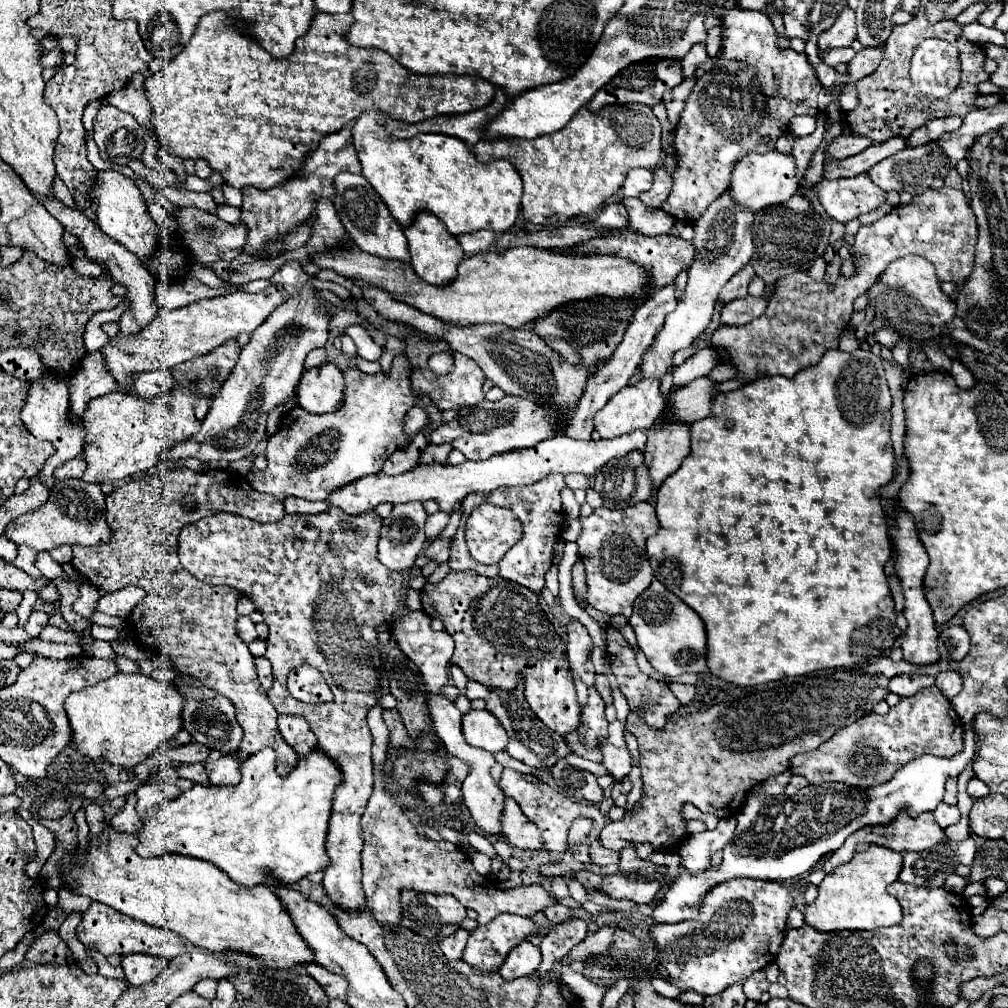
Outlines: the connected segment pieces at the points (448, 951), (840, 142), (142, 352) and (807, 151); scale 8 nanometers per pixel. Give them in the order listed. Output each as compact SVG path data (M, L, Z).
M458 928L456 934L442 938L438 946L440 946L440 950L444 952L444 956L448 960L460 960L462 958L462 950L466 946L466 940L468 940L468 930Z
M848 134L848 136L838 136L826 152L826 160L842 160L854 154L860 154L862 150L866 150L868 146L872 146L870 138L862 138L856 134Z
M272 284L258 294L234 292L222 298L198 300L176 310L160 308L154 314L152 322L144 326L138 334L124 336L118 332L108 340L106 346L100 348L104 354L104 368L114 376L118 390L130 392L134 374L152 372L164 366L172 368L196 356L208 354L210 350L218 348L222 342L236 338L240 332L252 334L268 318L268 314L276 306L280 306L280 302L284 302L282 290L276 284Z
M824 111L817 115L816 129L814 134L810 134L810 136L804 136L804 138L796 138L796 140L794 140L792 156L794 156L796 164L798 164L798 176L804 176L804 172L806 172L806 166L808 166L808 162L810 162L812 154L816 152L818 144L822 142L822 134L824 134L826 131L824 127L825 122L826 112Z

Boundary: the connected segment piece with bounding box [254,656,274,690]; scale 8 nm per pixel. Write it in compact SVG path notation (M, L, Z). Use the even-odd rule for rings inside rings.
M260 656L260 658L256 658L254 660L256 662L256 670L258 670L258 678L260 678L260 684L264 686L264 690L270 690L270 686L272 686L272 668L270 668L270 662L264 658L264 656Z

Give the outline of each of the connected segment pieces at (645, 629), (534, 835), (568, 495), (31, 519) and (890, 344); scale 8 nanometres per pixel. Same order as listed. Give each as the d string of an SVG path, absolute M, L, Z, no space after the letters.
M654 580L640 598L634 602L634 612L630 616L630 626L636 634L638 646L648 658L648 662L664 676L678 676L684 672L706 672L706 634L700 616L666 590L658 580Z
M512 798L506 800L504 838L510 846L522 848L522 850L542 850L544 846L544 838L540 830L524 816L520 806L516 806Z
M564 488L561 492L562 510L565 518L577 519L580 516L581 506L575 500L574 492Z
M70 480L70 482L56 482L56 486L50 490L50 498L46 506L32 514L24 514L24 518L16 518L12 526L6 530L6 538L20 544L26 544L34 550L52 550L62 544L74 546L94 546L108 542L112 538L112 528L106 522L106 504L104 494L100 486L84 484L82 480Z
M880 328L880 330L876 330L874 340L876 340L880 346L884 346L884 348L890 348L890 350L892 350L892 348L900 342L900 334L898 334L898 332L894 332L892 328Z

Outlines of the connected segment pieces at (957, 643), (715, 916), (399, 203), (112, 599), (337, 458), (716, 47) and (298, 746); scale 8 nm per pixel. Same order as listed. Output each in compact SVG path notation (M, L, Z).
M964 626L944 628L938 636L938 652L948 660L962 660L970 652L970 636Z
M736 880L736 882L714 886L706 894L702 908L694 920L650 926L650 936L654 940L656 962L658 962L654 970L660 978L674 984L682 992L694 990L700 996L720 994L732 984L742 984L750 974L774 962L786 934L786 920L792 906L794 906L794 898L790 896L788 888L780 882Z
M372 110L364 112L352 124L354 148L358 152L364 178L372 184L376 194L382 198L382 202L390 210L392 218L402 228L410 226L416 214L420 212L430 212L436 218L440 218L446 224L448 232L454 236L470 234L482 228L494 230L494 232L506 232L516 222L516 216L520 214L522 182L520 182L520 176L516 174L516 168L510 162L496 160L496 162L480 164L476 162L466 142L456 142L456 138L448 138L444 134L418 134L416 138L410 138L410 140L392 138L382 126L384 120L386 116L382 116L380 112L372 112Z
M128 586L122 588L118 592L110 592L104 594L98 600L98 610L110 616L118 616L118 618L128 618L132 614L132 610L136 608L136 604L144 598L144 590L138 586Z
M396 356L390 374L362 374L358 368L350 368L344 372L346 380L346 394L344 394L344 406L336 414L308 414L300 406L294 408L290 414L282 418L282 424L276 434L268 438L266 446L266 458L268 466L266 470L250 468L246 474L246 480L250 486L258 492L272 494L280 500L286 500L288 496L304 498L304 500L326 500L330 492L352 484L354 480L376 474L382 470L386 458L394 454L400 448L408 446L408 440L404 436L404 414L414 406L416 398L410 388L410 364L406 356Z
M716 26L716 28L712 28L708 32L706 52L708 52L708 58L716 58L718 56L718 52L720 52L720 26Z
M278 716L278 730L298 754L310 754L318 748L316 736L312 734L308 722L300 716Z

